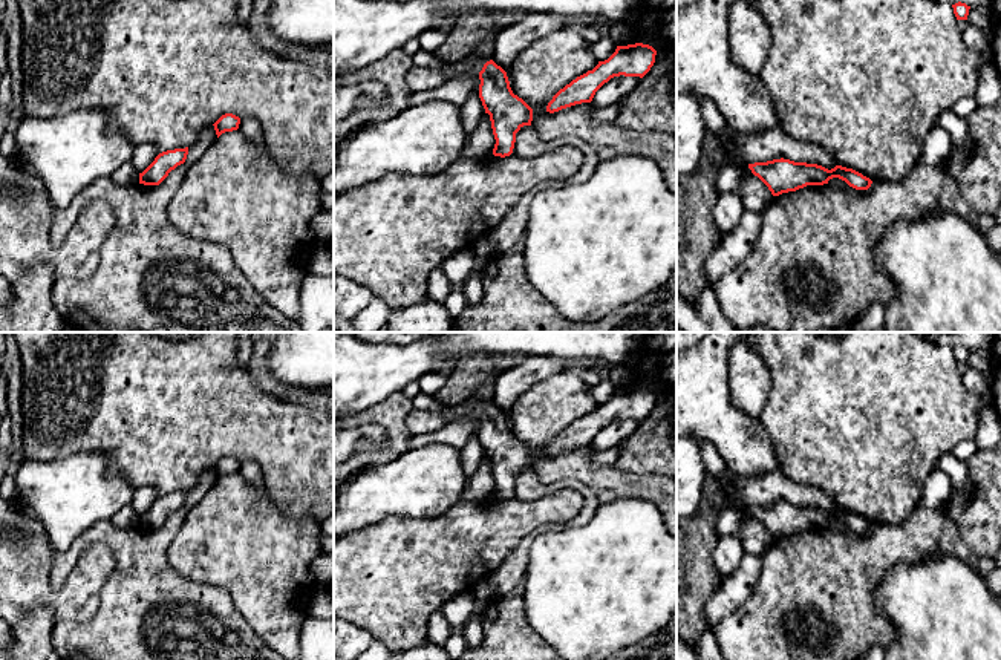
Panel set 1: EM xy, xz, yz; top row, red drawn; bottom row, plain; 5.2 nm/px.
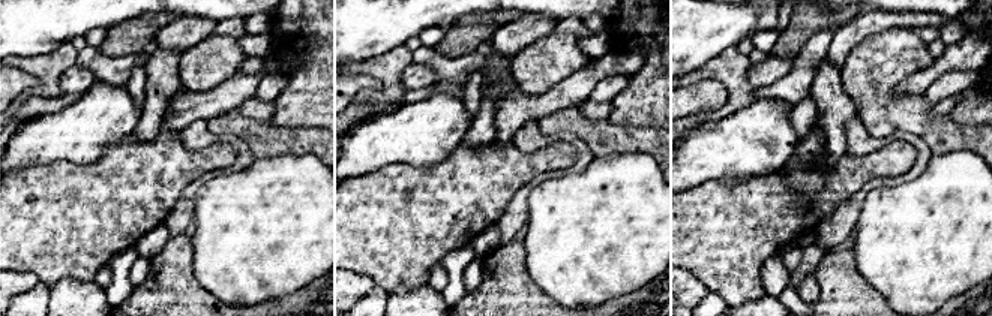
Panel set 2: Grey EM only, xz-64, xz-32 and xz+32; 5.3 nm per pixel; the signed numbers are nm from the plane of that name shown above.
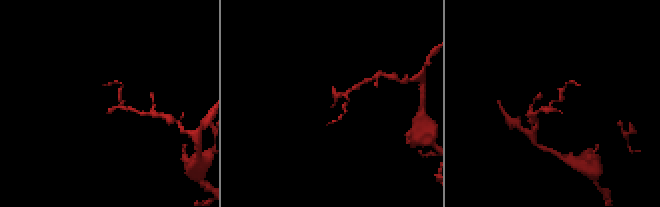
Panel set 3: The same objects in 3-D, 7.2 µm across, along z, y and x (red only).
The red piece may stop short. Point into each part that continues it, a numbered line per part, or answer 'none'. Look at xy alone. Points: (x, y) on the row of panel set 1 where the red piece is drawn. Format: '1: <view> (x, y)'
none

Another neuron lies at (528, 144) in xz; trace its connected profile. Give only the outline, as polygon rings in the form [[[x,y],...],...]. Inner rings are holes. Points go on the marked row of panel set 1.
[[[523,126],[516,133],[513,153],[525,159],[542,156],[559,147],[575,147],[577,150],[580,150],[585,156],[582,168],[565,181],[540,182],[539,184],[540,191],[549,188],[562,188],[566,185],[582,184],[588,181],[595,172],[600,159],[588,142],[572,135],[563,135],[554,141],[545,141],[539,136],[533,126]]]

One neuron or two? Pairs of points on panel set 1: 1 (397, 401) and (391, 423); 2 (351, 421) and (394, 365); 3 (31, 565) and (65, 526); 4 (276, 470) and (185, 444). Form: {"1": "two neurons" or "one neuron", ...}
{"1": "one neuron", "2": "two neurons", "3": "two neurons", "4": "one neuron"}

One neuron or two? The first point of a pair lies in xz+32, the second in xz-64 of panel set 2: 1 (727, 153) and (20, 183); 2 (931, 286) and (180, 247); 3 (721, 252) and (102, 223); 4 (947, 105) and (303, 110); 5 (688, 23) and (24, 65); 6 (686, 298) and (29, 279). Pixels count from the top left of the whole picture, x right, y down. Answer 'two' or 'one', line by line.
1: two
2: two
3: one
4: two
5: two
6: one

